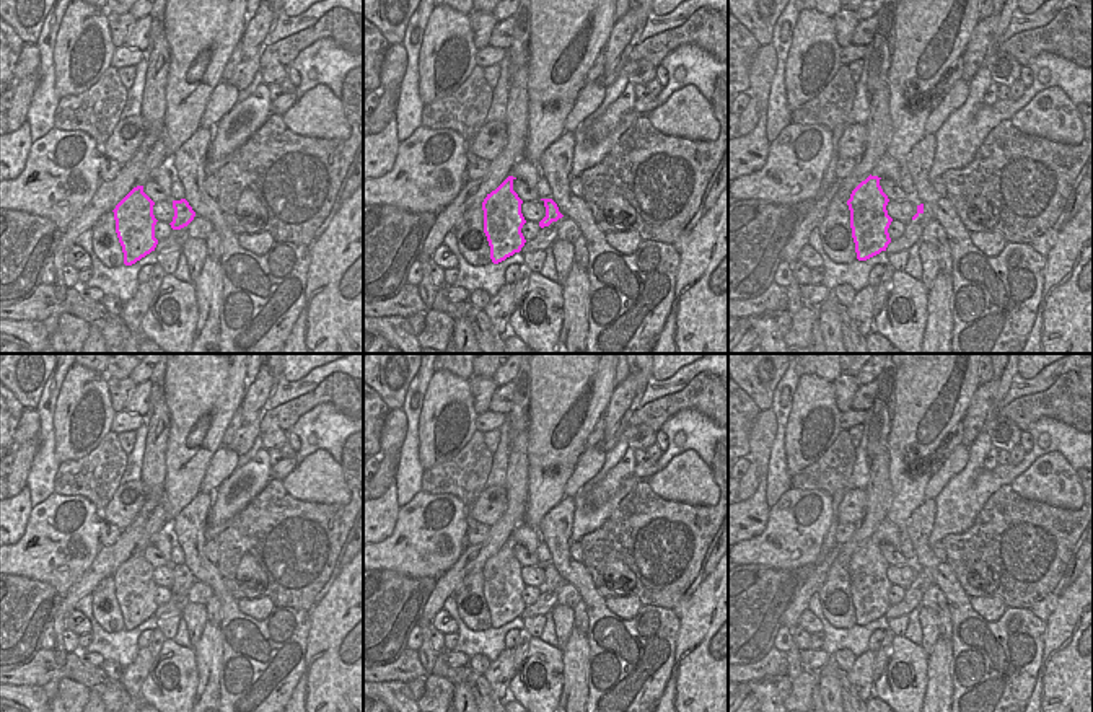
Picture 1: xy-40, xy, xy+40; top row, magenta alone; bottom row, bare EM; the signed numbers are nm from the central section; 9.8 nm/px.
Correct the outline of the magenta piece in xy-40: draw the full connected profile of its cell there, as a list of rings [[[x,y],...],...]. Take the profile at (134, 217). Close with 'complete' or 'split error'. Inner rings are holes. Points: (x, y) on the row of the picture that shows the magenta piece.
[[[137,186],[112,210],[125,266],[135,264],[158,244],[155,238],[158,220],[153,215],[153,205],[143,186]]]; complete

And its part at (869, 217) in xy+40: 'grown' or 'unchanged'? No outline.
unchanged

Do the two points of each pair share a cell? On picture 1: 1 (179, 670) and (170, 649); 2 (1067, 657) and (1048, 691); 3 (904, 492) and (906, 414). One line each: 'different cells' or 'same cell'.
1: same cell
2: same cell
3: same cell

